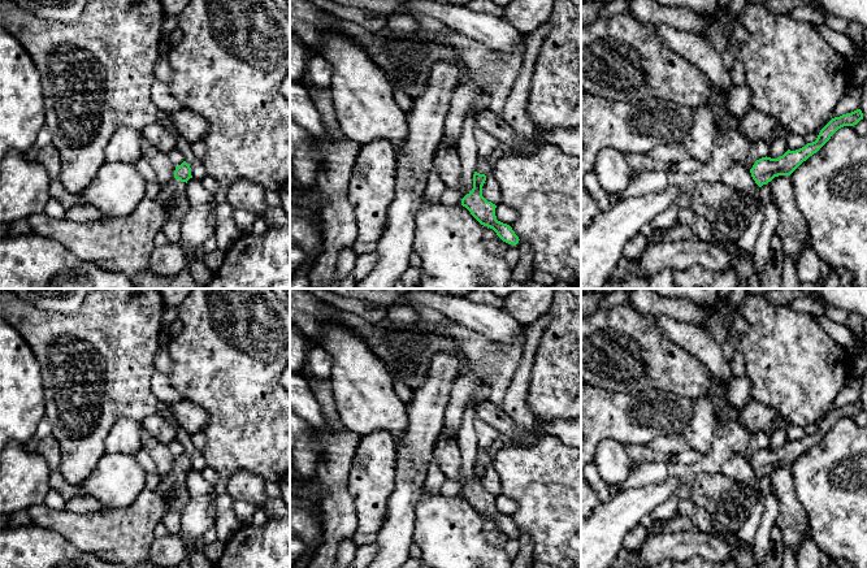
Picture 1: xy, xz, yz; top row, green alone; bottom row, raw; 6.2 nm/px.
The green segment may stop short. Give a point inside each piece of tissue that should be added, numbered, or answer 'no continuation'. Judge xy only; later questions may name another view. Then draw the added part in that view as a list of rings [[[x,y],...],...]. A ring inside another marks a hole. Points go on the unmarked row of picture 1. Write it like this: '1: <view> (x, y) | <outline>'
1: xy (172, 486) | [[[175,469],[161,477],[156,491],[166,499],[166,513],[182,513],[186,508],[188,508],[191,497],[186,486],[186,478],[186,473],[181,473]]]

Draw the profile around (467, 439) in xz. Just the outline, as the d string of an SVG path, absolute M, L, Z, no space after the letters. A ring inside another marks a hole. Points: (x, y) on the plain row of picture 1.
M500 373L489 378L476 393L471 395L467 402L465 411L463 415L463 425L458 433L458 446L461 454L461 476L458 482L463 490L473 480L473 465L477 458L477 435L473 428L476 417L476 406L489 400L489 394L493 385L499 380Z

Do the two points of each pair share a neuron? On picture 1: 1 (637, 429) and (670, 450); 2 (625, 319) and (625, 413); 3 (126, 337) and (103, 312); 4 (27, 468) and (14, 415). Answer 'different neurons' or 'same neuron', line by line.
1: different neurons
2: different neurons
3: same neuron
4: different neurons

